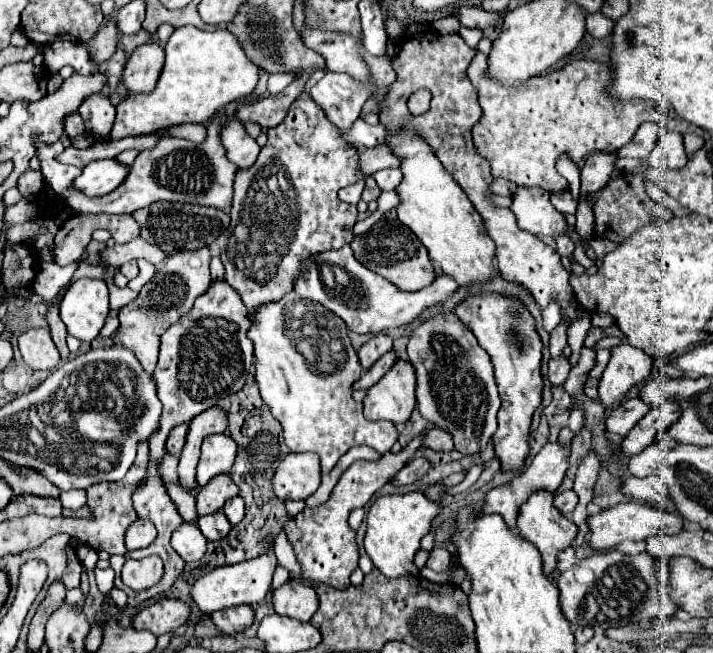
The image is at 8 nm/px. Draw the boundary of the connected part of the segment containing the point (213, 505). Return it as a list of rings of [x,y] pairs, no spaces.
[[[219,475],[209,481],[207,487],[203,487],[197,493],[197,513],[199,515],[211,515],[219,509],[223,509],[225,501],[237,495],[237,485],[231,481],[229,475]]]

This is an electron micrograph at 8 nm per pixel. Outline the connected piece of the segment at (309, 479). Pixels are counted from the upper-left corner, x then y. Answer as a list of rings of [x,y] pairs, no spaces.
[[[289,453],[273,477],[273,489],[281,501],[305,501],[319,485],[321,465],[315,453]]]

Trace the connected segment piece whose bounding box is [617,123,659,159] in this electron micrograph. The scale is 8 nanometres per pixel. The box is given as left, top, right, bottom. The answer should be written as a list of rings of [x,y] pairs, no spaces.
[[[643,123],[635,137],[617,151],[617,157],[633,157],[633,159],[647,159],[651,149],[655,147],[659,127],[657,123]]]

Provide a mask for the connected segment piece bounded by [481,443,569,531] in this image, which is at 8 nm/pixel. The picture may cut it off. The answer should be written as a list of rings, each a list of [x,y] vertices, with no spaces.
[[[547,443],[531,461],[531,465],[521,473],[517,475],[513,481],[501,485],[501,487],[495,487],[487,493],[485,497],[485,503],[483,503],[483,509],[481,509],[481,515],[487,515],[487,513],[499,513],[507,527],[511,531],[517,529],[517,515],[519,515],[519,507],[535,493],[535,491],[547,491],[547,493],[557,493],[557,489],[561,487],[561,481],[565,477],[565,471],[569,467],[569,449],[561,447],[559,443]]]

